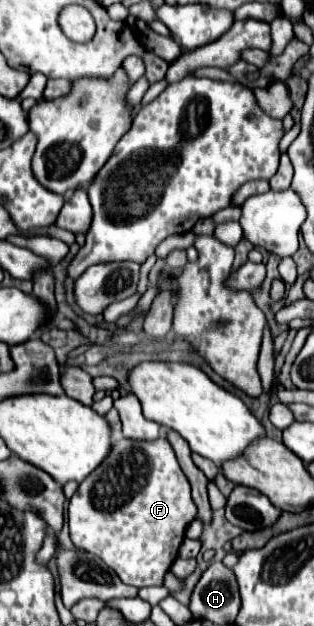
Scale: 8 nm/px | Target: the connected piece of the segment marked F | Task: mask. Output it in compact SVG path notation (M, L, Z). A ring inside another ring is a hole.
M167 438L157 440L115 440L107 458L79 484L77 494L69 500L69 530L77 548L99 556L123 584L145 588L161 586L165 572L177 558L187 526L195 520L197 508L191 500L191 486L177 464L175 452Z

